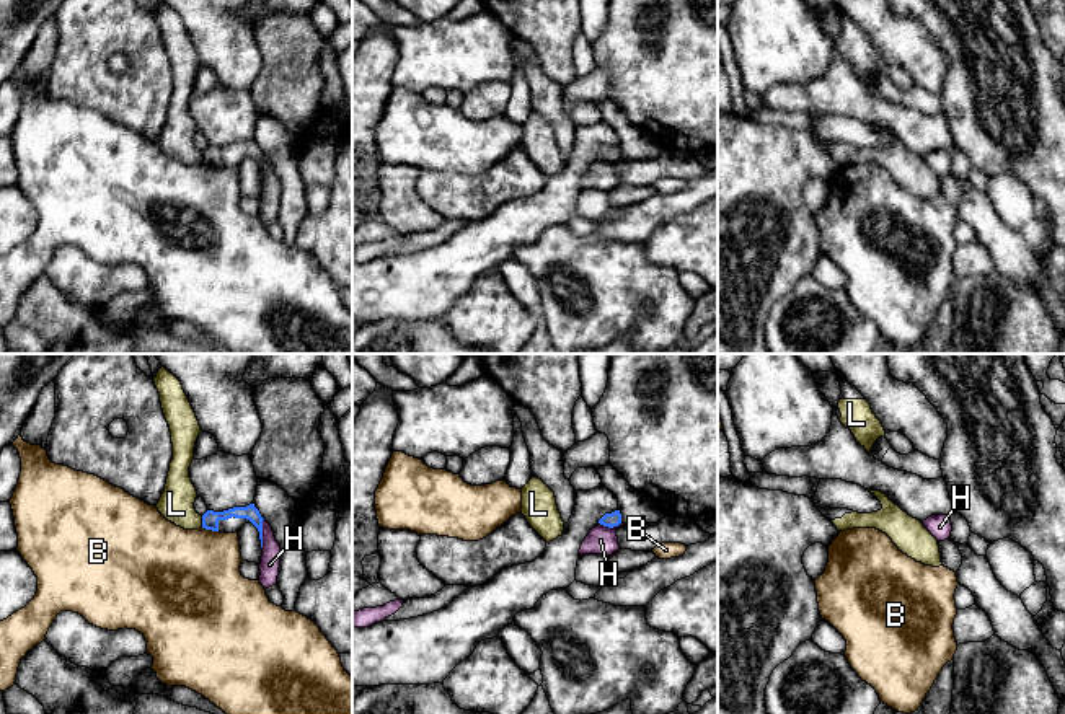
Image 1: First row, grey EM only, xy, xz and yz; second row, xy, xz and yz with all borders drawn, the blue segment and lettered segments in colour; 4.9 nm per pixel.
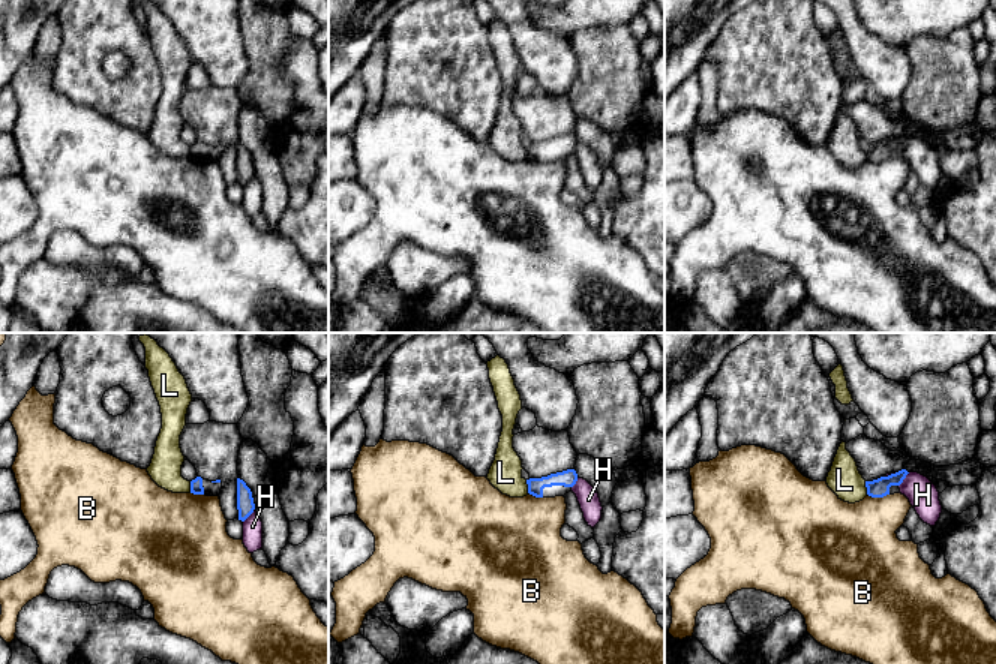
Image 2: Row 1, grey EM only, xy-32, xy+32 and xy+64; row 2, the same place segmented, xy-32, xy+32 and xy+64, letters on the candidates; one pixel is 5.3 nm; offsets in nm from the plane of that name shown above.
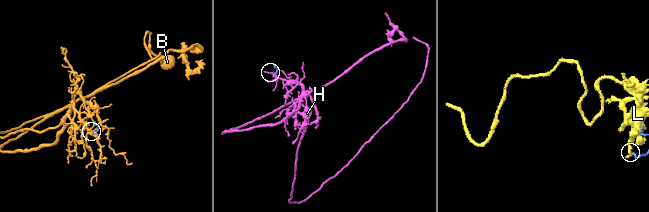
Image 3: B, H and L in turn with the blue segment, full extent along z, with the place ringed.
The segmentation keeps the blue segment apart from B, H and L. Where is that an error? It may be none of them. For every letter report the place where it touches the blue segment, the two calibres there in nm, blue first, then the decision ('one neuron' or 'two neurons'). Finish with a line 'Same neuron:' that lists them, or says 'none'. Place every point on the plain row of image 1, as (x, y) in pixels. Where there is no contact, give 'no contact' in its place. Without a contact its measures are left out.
B: contact xy (211, 163); calibres 80 and 460 nm; two neurons
H: contact xy (261, 168); calibres 80 and 100 nm; two neurons
L: contact xy (203, 157); calibres 80 and 180 nm; two neurons
Same neuron: none

